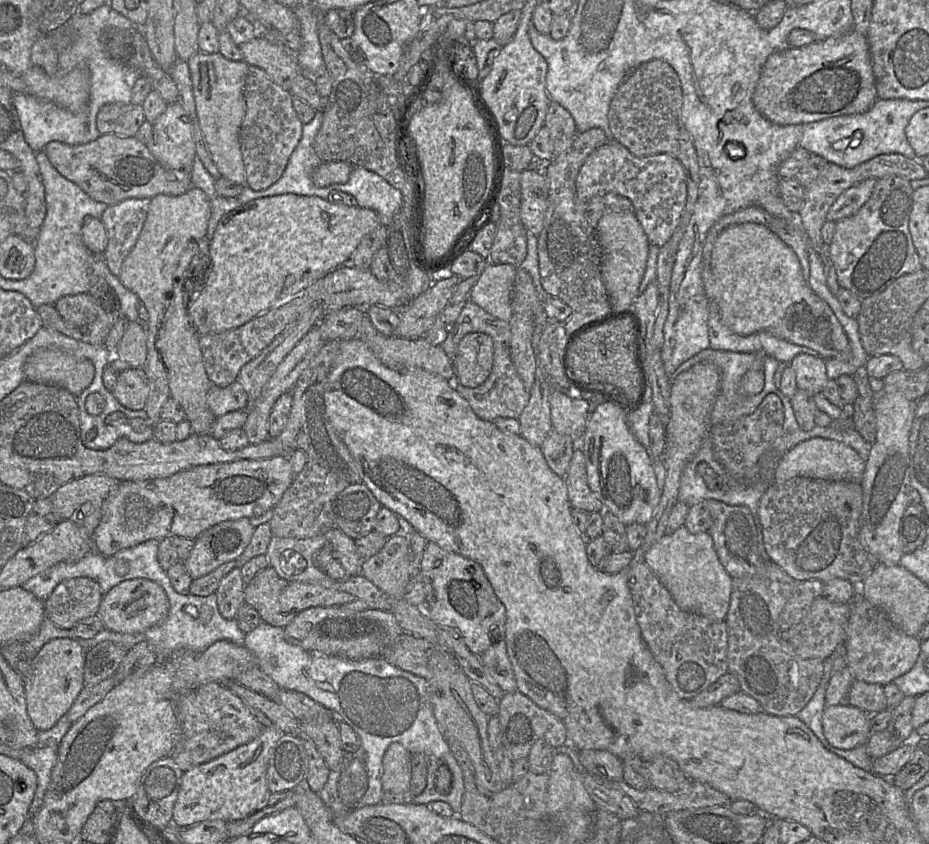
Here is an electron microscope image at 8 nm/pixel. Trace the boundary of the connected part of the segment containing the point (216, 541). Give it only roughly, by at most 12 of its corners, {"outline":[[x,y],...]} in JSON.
{"outline":[[250,519],[216,524],[194,539],[185,567],[205,576],[235,561],[255,528]]}

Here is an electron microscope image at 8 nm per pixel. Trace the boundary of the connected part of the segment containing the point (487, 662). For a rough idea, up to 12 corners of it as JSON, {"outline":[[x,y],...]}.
{"outline":[[504,640],[479,655],[485,672],[504,691],[518,691]]}

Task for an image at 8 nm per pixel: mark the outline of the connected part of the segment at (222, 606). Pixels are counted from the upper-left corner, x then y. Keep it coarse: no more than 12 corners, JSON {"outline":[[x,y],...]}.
{"outline":[[233,568],[215,591],[220,614],[236,617],[244,603],[240,568]]}

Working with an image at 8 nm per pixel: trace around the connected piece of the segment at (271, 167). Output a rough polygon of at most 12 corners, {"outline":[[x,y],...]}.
{"outline":[[249,65],[246,186],[269,188],[302,136],[293,95]]}

